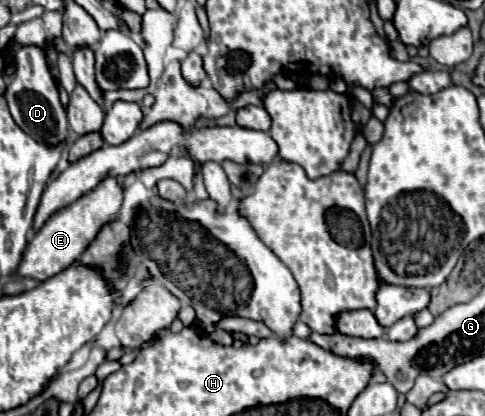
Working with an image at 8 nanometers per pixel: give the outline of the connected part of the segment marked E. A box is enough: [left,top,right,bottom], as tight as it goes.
[17,178,125,282]

